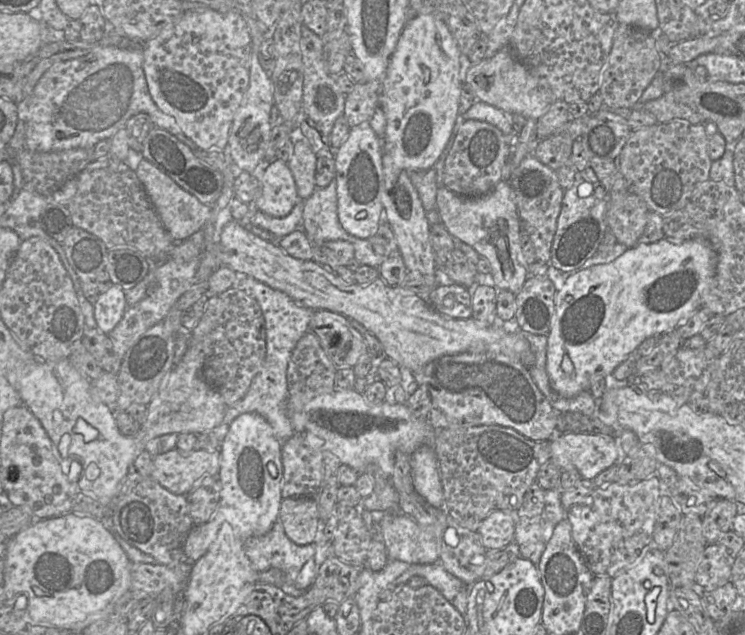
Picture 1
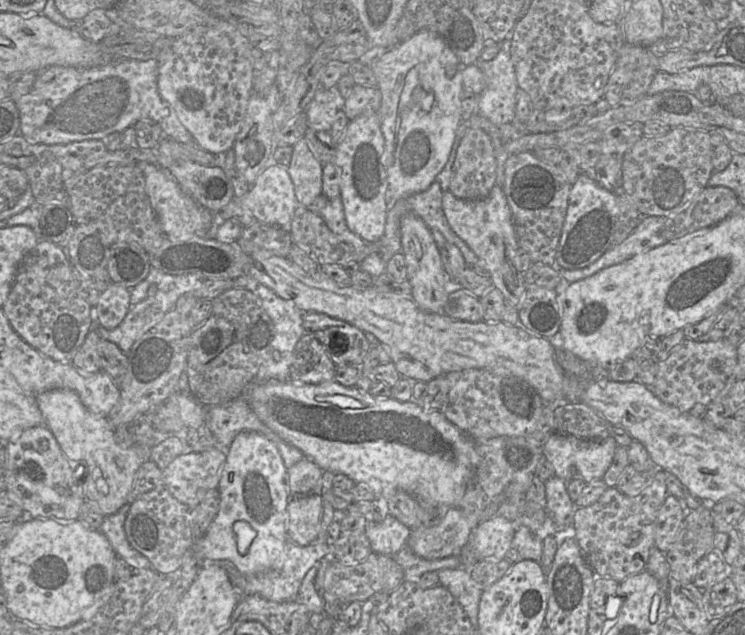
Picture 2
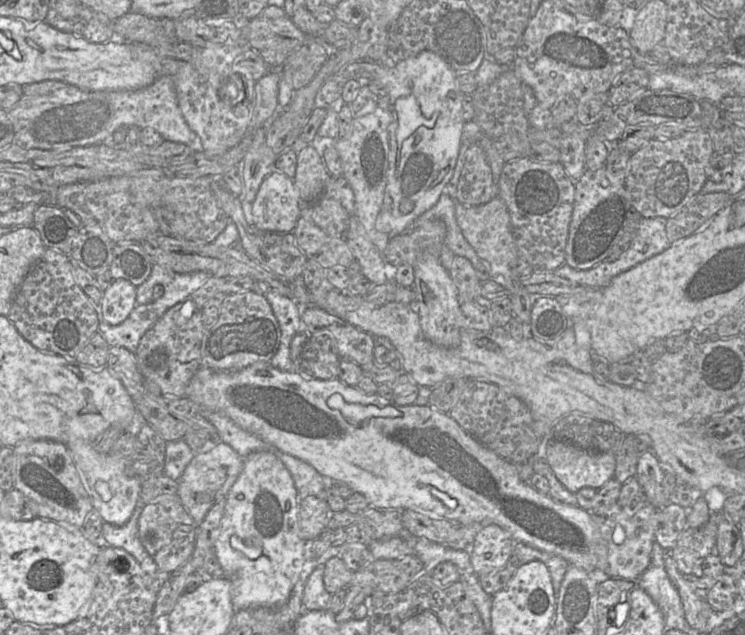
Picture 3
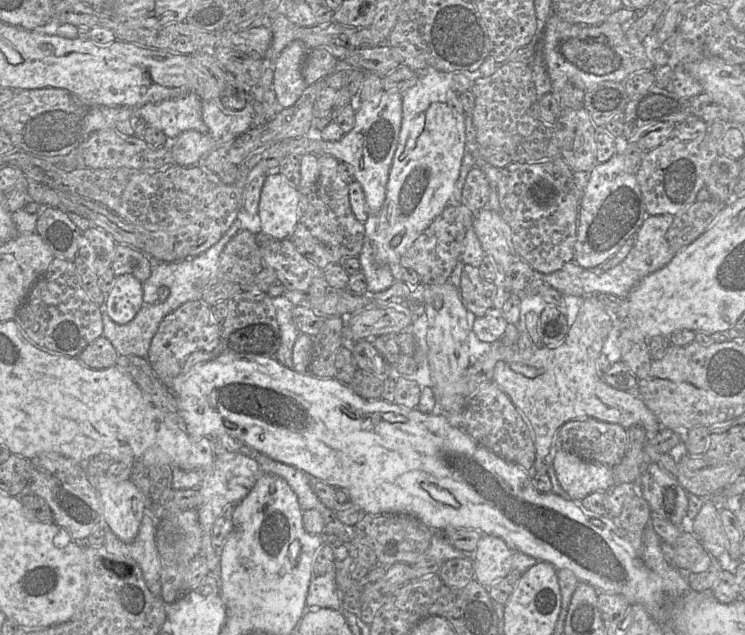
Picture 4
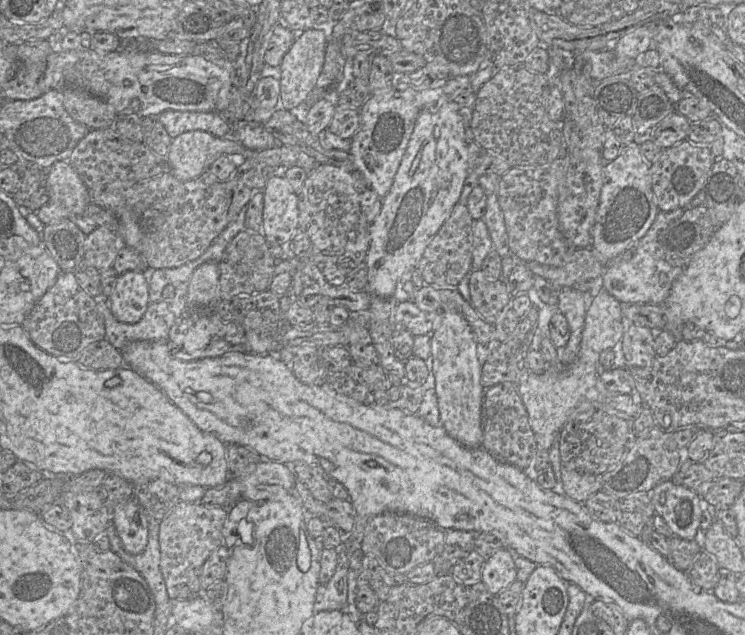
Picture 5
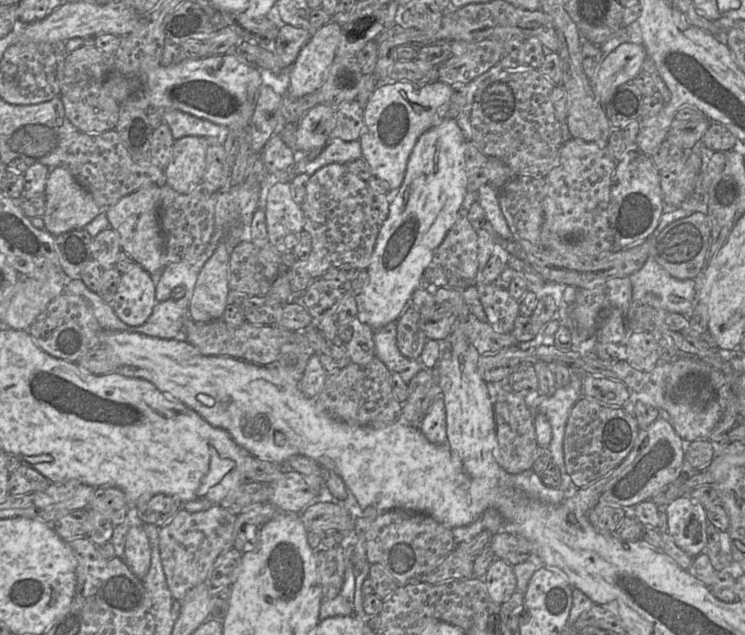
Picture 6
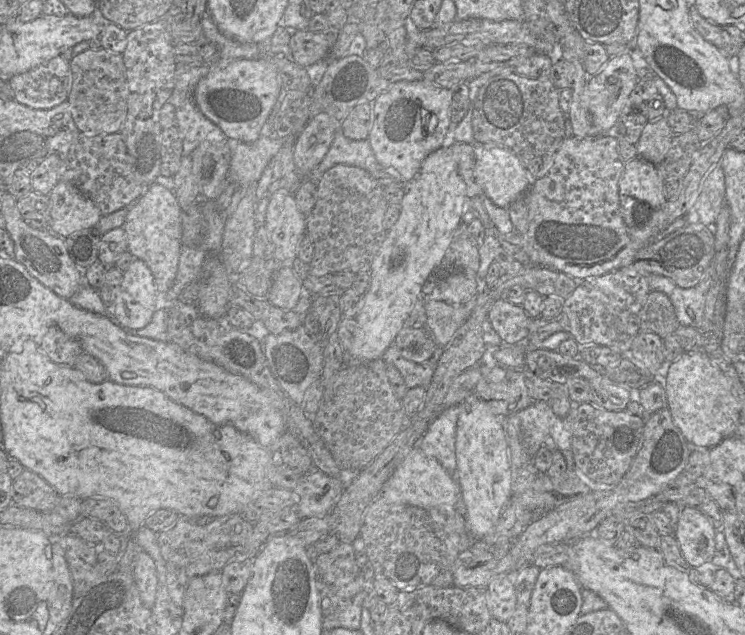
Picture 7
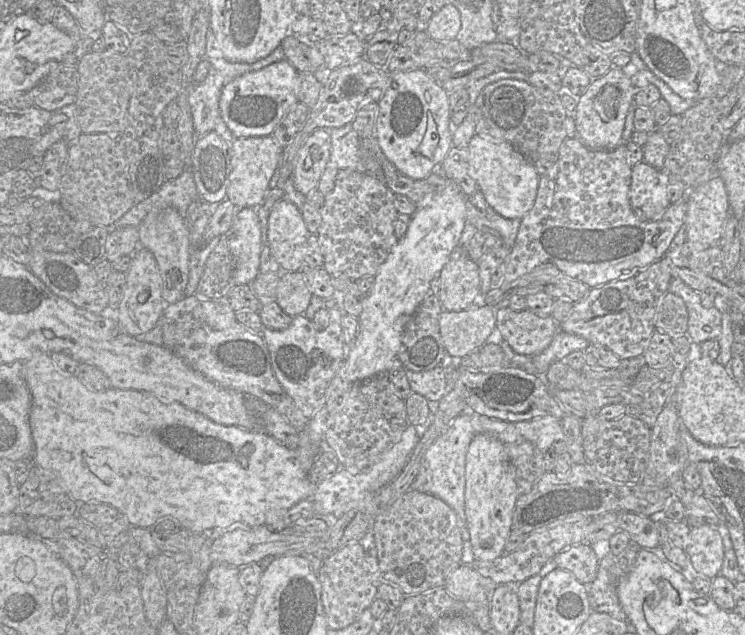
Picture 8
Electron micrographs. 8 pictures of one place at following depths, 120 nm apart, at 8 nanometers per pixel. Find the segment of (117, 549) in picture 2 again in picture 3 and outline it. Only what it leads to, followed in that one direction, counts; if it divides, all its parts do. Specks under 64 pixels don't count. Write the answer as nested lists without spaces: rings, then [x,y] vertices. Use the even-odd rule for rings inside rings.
[[[138,500],[132,516],[125,525],[115,526],[104,522],[101,543],[127,551],[136,559],[143,571],[152,577],[159,577],[156,563],[146,551],[138,536],[138,519],[144,506],[145,504]]]

